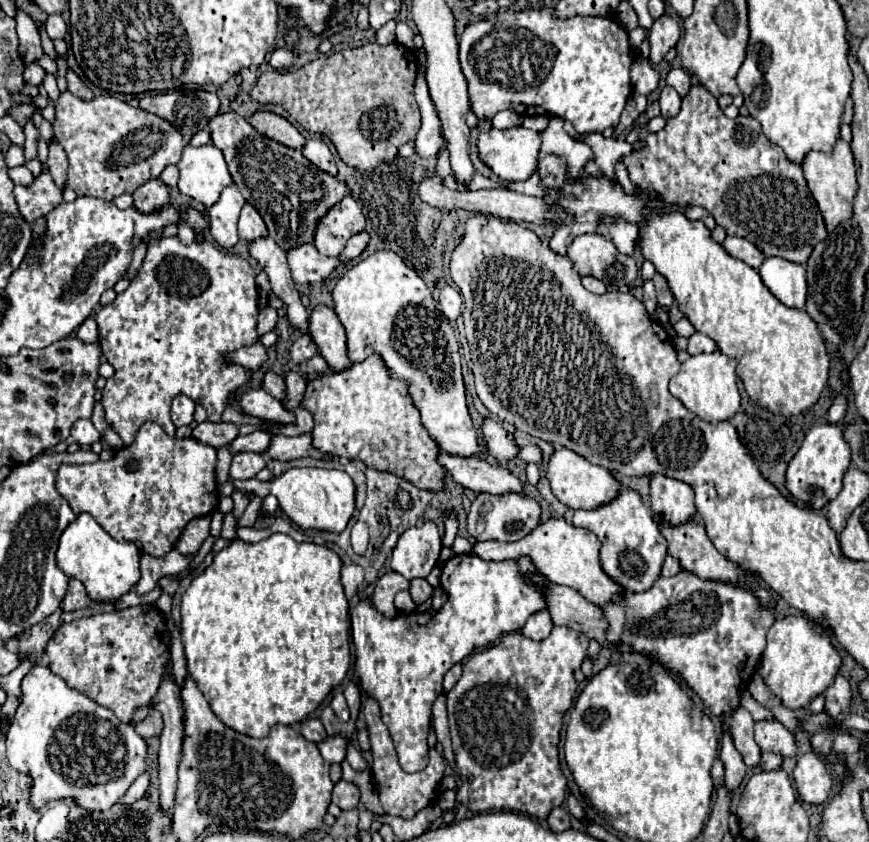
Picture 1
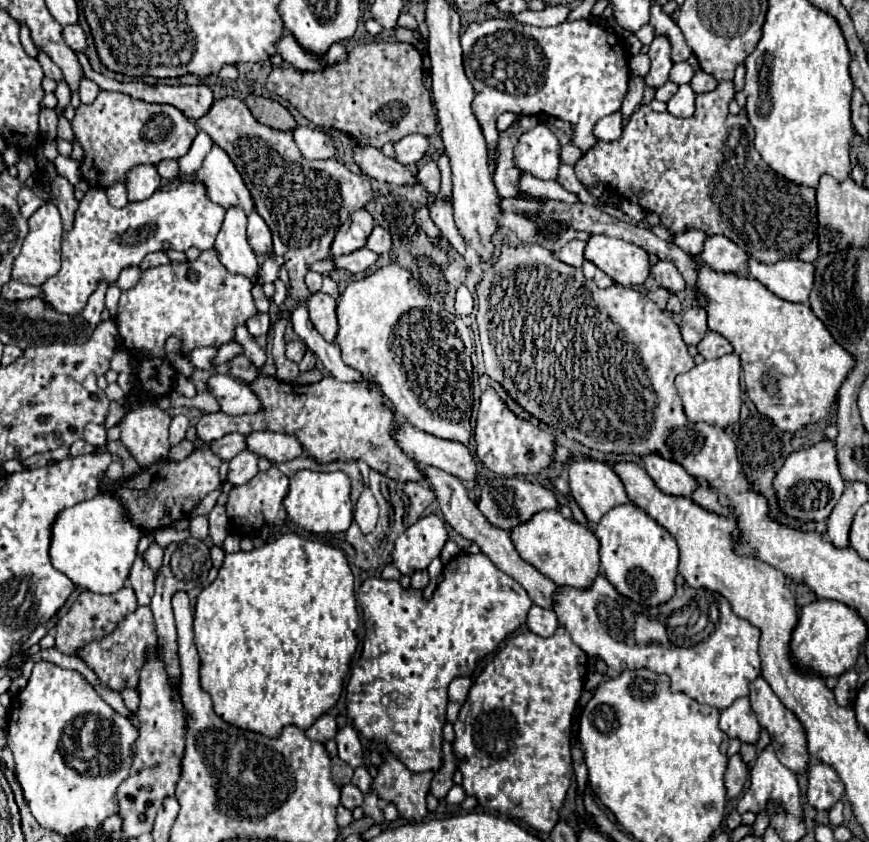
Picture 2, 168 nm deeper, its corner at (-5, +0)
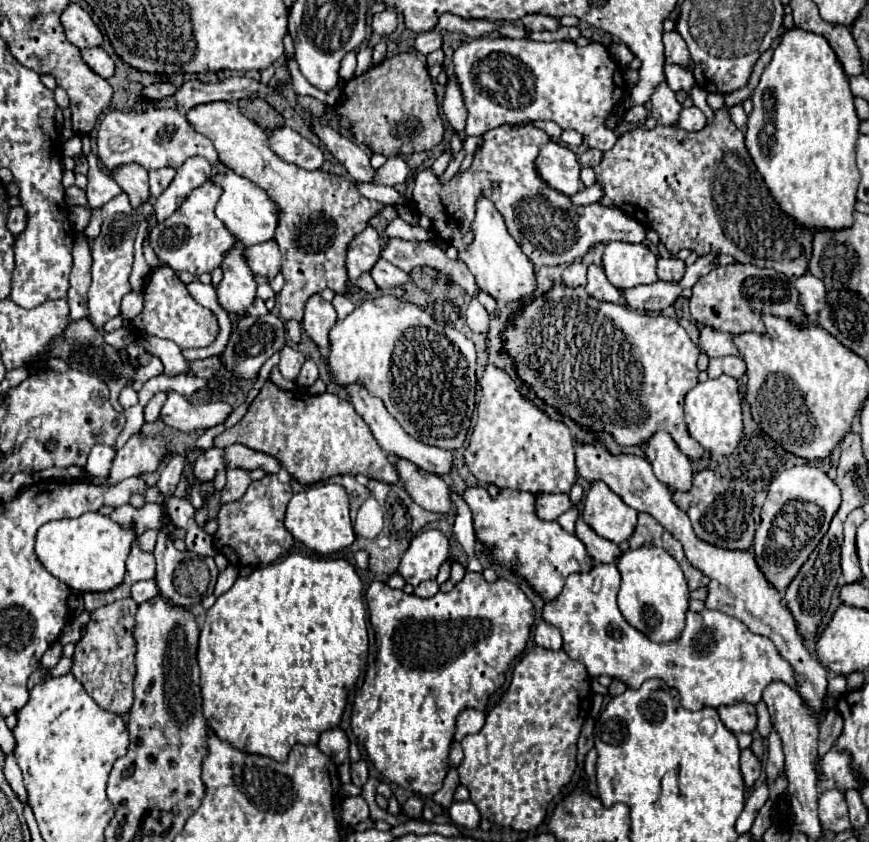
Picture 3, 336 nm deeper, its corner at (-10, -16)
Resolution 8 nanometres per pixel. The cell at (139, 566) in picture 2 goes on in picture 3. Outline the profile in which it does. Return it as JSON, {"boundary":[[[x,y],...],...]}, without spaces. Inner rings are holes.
{"boundary":[[[154,580],[136,582],[136,584],[132,586],[132,598],[134,598],[138,604],[144,604],[144,602],[152,600],[156,594],[158,594],[158,588],[156,588],[156,582],[154,582]]]}

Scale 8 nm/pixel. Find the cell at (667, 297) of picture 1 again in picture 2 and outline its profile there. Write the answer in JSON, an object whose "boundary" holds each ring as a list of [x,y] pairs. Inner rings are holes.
{"boundary":[[[657,260],[653,264],[653,276],[661,288],[667,288],[669,292],[681,292],[685,290],[685,280],[669,260]]]}

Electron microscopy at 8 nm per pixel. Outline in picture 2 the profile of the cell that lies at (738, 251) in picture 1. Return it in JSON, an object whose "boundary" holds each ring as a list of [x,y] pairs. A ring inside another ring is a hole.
{"boundary":[[[715,234],[715,236],[707,236],[707,240],[703,242],[699,260],[717,272],[735,272],[745,276],[749,254],[729,238]]]}

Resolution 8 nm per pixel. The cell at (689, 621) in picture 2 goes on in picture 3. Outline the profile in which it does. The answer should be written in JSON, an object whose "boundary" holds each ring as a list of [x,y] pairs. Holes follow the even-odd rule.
{"boundary":[[[596,564],[586,574],[570,574],[562,594],[556,600],[546,602],[544,612],[542,612],[544,622],[556,626],[562,632],[564,652],[572,660],[582,662],[592,678],[606,674],[610,678],[624,682],[632,690],[638,690],[644,680],[650,680],[650,678],[662,680],[668,688],[678,690],[680,704],[692,712],[702,710],[706,706],[720,708],[720,706],[734,706],[734,704],[742,704],[742,702],[758,704],[762,690],[768,684],[778,682],[778,680],[788,686],[794,684],[794,672],[792,672],[790,664],[786,660],[782,660],[782,656],[776,650],[772,640],[752,634],[740,620],[736,620],[724,612],[718,612],[718,610],[708,610],[708,608],[704,608],[702,612],[688,610],[686,626],[676,640],[652,642],[648,636],[644,636],[634,626],[630,626],[626,622],[626,618],[620,614],[618,604],[616,604],[618,586],[620,586],[618,568],[614,568],[614,564]]]}

